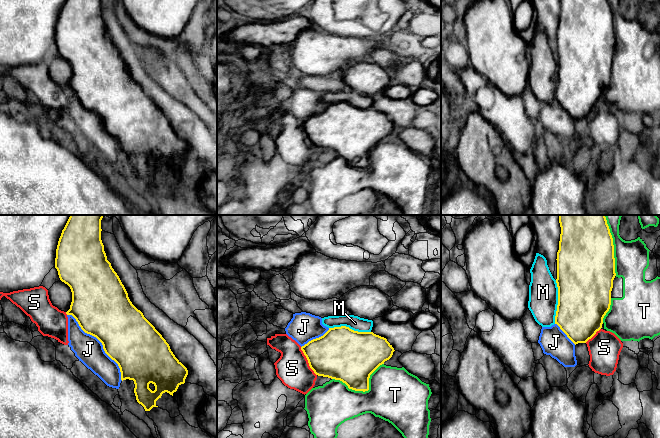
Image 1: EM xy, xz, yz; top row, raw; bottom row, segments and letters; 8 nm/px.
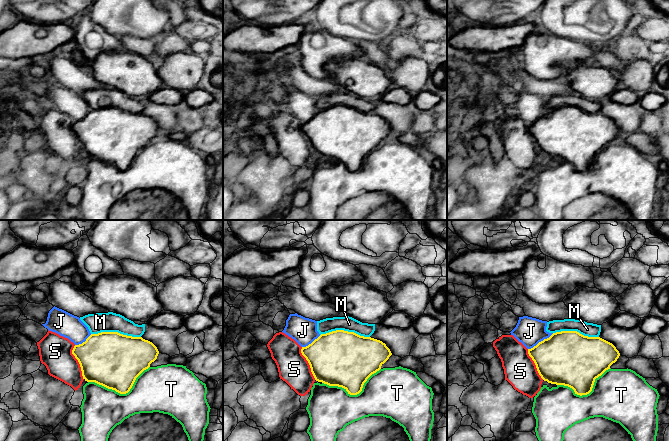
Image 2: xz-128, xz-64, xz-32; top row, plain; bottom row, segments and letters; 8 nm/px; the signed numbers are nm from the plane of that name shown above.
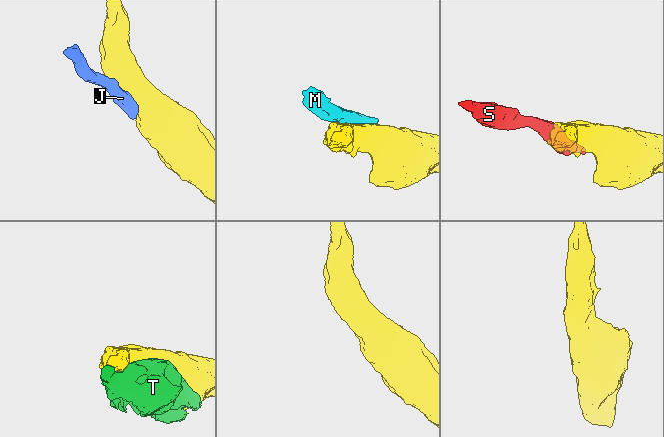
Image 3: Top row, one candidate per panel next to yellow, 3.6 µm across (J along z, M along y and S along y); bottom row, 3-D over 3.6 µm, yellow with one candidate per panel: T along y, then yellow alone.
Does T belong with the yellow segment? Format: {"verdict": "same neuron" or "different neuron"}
{"verdict": "different neuron"}

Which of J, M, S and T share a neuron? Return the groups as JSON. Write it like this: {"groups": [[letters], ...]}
{"groups": [["J"], ["M"], ["S"], ["T"]]}

